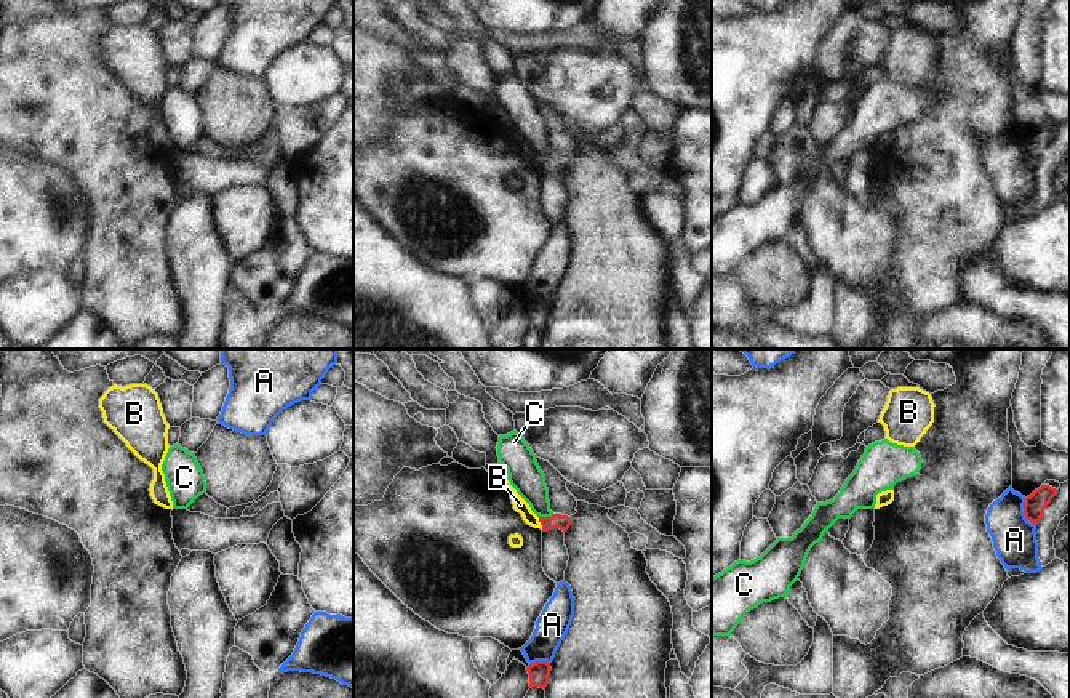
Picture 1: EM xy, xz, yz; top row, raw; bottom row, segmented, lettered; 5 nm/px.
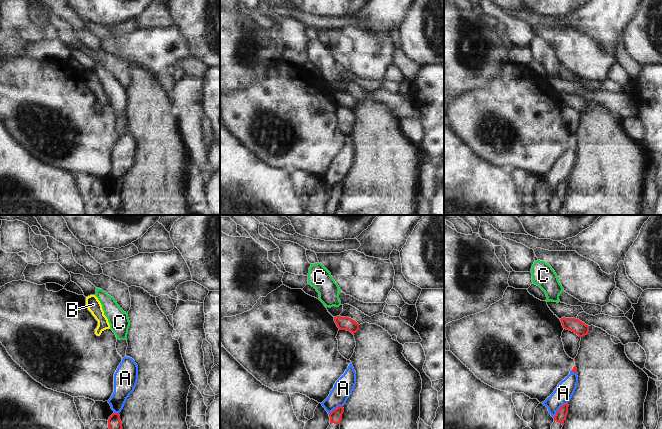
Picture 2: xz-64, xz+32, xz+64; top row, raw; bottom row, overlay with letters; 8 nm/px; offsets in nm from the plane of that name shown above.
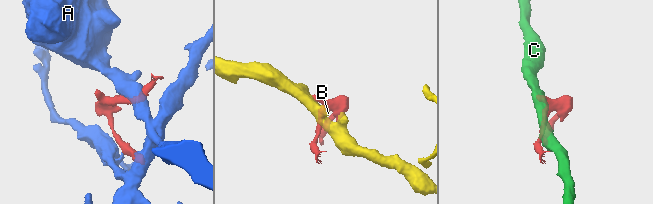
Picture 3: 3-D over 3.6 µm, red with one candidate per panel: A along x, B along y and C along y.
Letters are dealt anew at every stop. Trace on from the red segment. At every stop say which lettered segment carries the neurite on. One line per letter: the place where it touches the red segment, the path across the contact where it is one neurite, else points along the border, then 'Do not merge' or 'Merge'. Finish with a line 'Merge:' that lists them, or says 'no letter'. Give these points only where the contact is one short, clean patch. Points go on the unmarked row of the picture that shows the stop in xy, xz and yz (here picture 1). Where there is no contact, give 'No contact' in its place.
A: Touches red at yz (1024, 154). Do not merge
B: Touches red at xz (539, 162). Boundary: xz (536, 157), (542, 170). Do not merge
C: Touches red at xz (546, 159). Boundary: xz (554, 156), (538, 157). Do not merge
Merge: no letter.

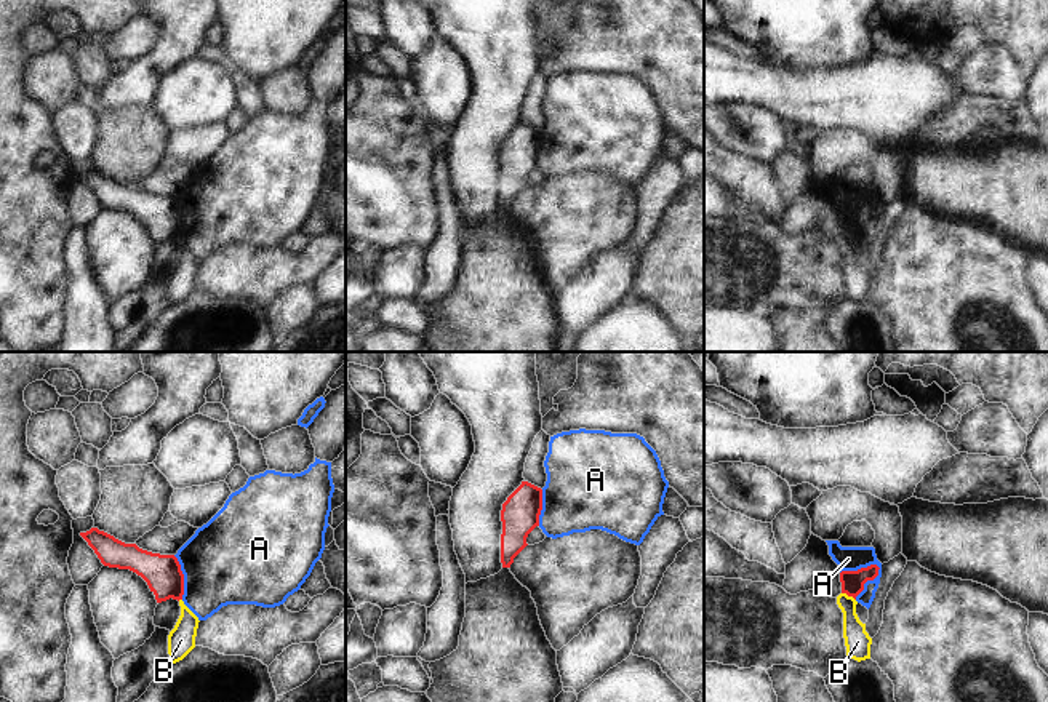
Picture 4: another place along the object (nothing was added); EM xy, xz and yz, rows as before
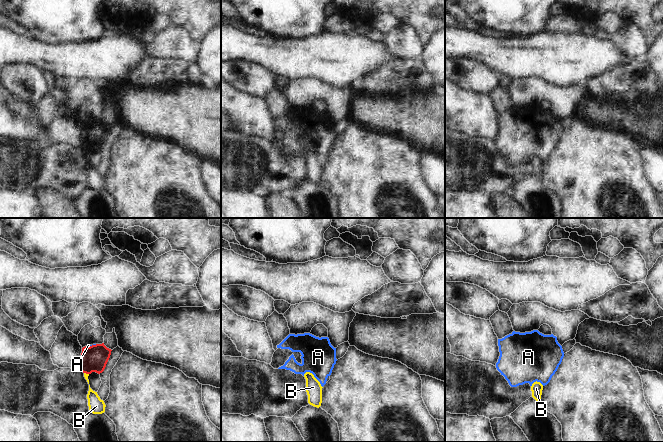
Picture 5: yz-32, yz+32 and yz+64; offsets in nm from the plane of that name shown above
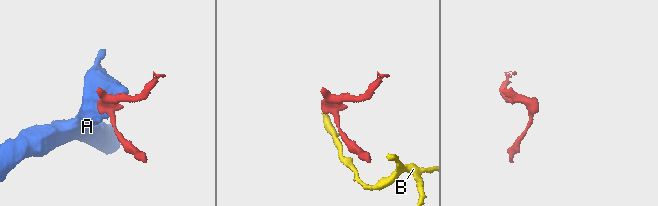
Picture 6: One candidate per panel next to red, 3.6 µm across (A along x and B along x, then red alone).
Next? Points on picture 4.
A: Touches red at yz (869, 221). Boundary: yz (876, 205), (877, 216), (855, 240). Do not merge
B: Touches red at yz (848, 237). Boundary: yz (842, 234), (855, 242). Do not merge
Merge: no letter.

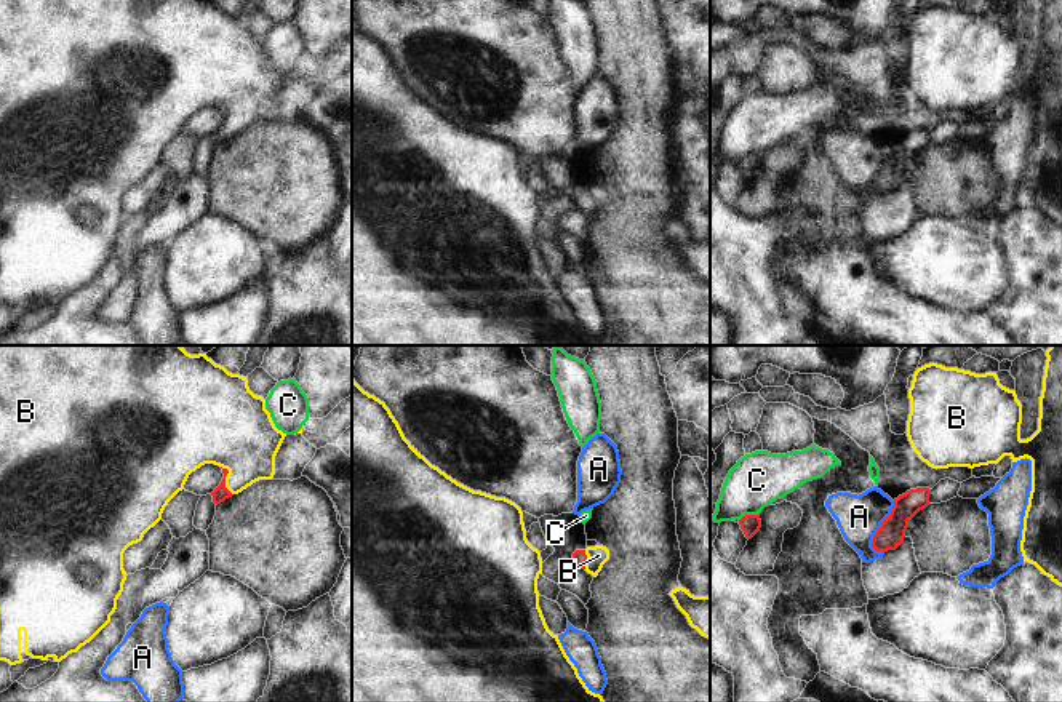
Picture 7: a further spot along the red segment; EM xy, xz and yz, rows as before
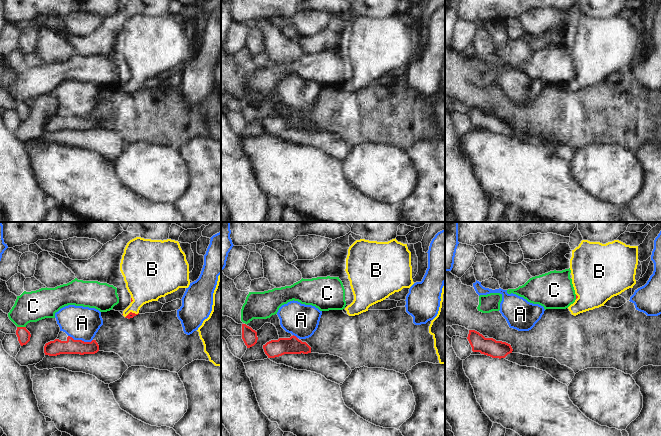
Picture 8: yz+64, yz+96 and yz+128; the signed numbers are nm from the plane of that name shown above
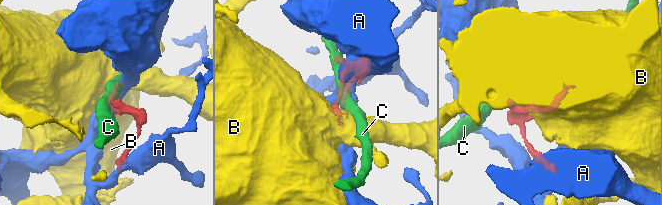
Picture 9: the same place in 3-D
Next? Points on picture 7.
A: Touches red at yz (882, 168). Do not merge
B: Touches red at xy (224, 122). Path across: xy (221, 135), (224, 122), (235, 111), (235, 74). Merge
C: Touches red at yz (749, 157). Boundary: yz (758, 155), (746, 155), (739, 162). Do not merge
Merge: B.

